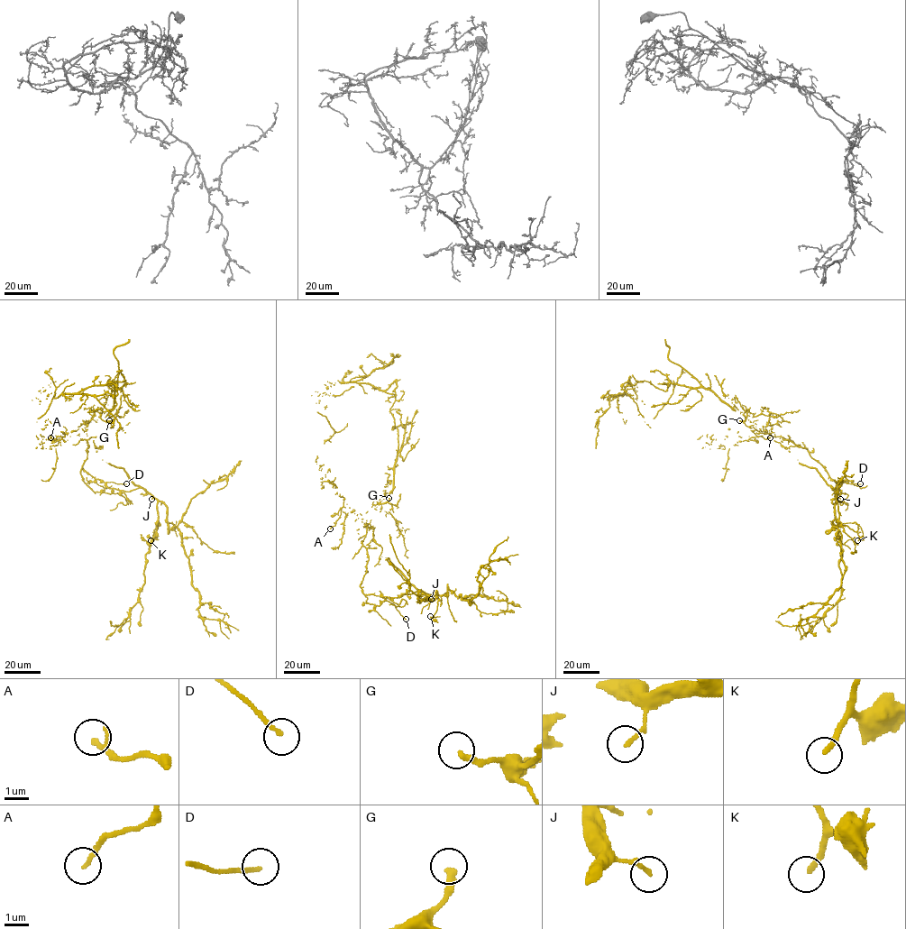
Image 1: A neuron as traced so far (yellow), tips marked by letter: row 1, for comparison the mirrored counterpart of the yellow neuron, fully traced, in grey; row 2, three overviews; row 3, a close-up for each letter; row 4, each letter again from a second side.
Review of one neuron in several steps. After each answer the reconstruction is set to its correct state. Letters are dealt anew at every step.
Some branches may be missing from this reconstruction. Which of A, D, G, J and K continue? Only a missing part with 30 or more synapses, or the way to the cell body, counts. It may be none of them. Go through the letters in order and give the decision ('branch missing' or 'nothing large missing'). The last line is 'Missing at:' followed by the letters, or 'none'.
A: nothing large missing
D: branch missing
G: nothing large missing
J: nothing large missing
K: branch missing
Missing at: D, K

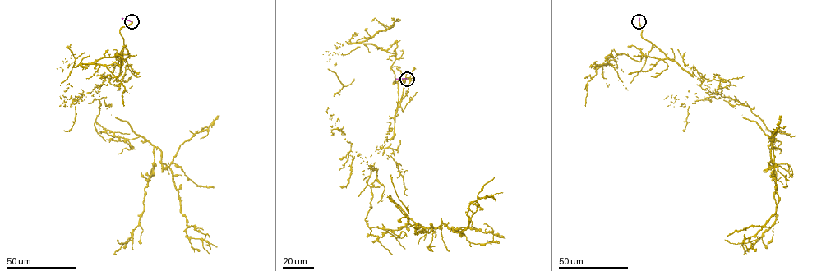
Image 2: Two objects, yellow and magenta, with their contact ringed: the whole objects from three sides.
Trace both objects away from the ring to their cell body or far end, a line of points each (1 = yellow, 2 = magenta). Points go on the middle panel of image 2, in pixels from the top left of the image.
1: (407, 79), (394, 81), (388, 140), (362, 158), (366, 225), (443, 222), (460, 236), (469, 205), (502, 192)
2: (407, 79), (395, 80)

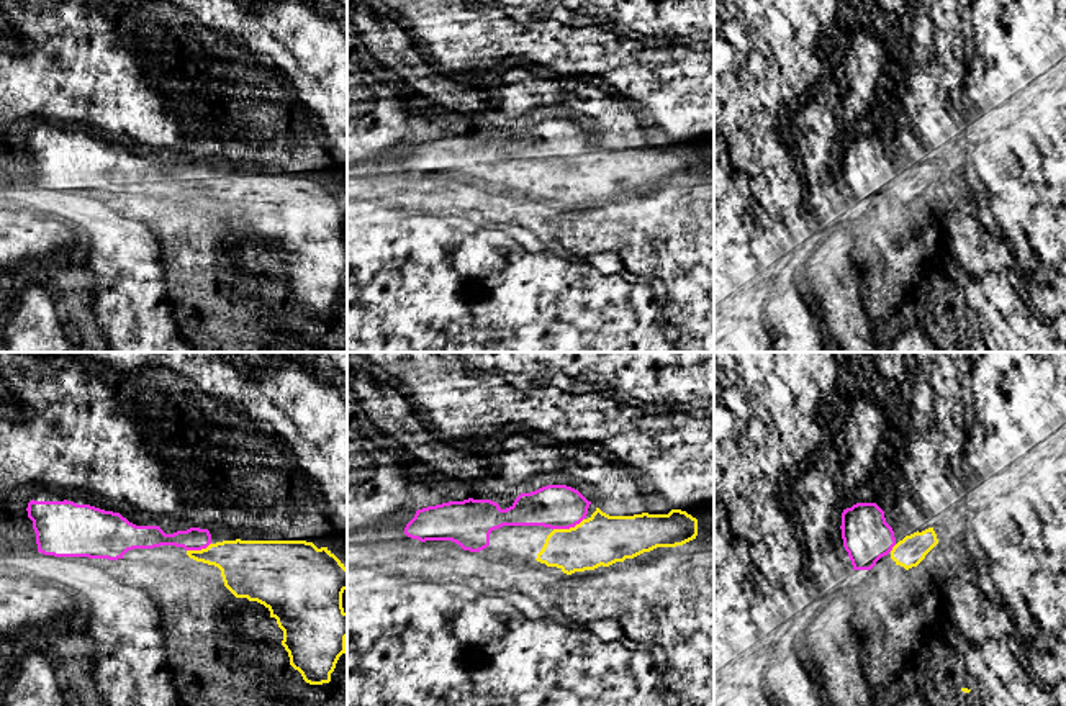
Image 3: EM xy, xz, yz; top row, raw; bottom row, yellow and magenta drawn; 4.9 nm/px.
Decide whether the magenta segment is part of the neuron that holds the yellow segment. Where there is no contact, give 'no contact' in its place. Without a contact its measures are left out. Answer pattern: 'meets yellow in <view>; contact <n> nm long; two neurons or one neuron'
meets yellow in xz; contact 160 nm long; one neuron

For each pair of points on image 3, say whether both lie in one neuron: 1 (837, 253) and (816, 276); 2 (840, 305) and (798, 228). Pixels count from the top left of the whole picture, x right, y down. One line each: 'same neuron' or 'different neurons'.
1: same neuron
2: different neurons

